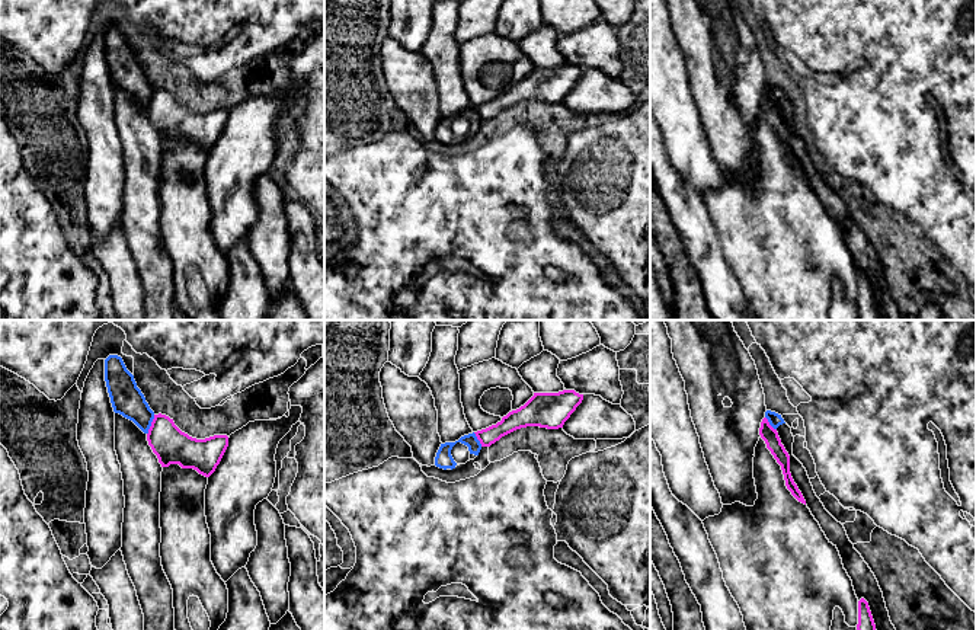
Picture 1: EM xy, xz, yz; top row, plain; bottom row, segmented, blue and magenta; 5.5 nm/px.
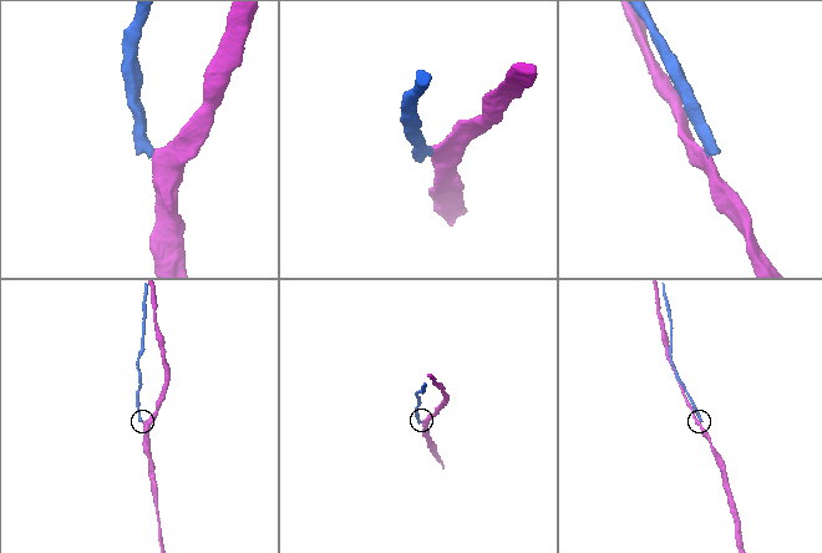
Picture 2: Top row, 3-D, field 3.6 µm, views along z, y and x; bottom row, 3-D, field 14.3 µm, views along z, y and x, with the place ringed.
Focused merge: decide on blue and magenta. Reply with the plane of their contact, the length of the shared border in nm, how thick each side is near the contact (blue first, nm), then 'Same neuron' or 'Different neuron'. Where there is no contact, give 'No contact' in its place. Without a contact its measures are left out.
Touches blue in xy. Shared border 120 nm. Thickness 180 nm (blue) against 200 nm. Different neuron

